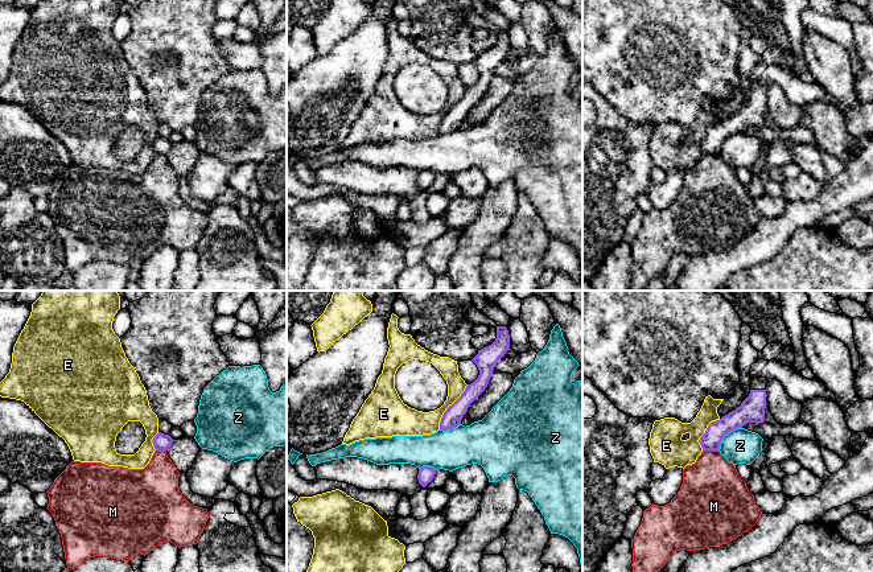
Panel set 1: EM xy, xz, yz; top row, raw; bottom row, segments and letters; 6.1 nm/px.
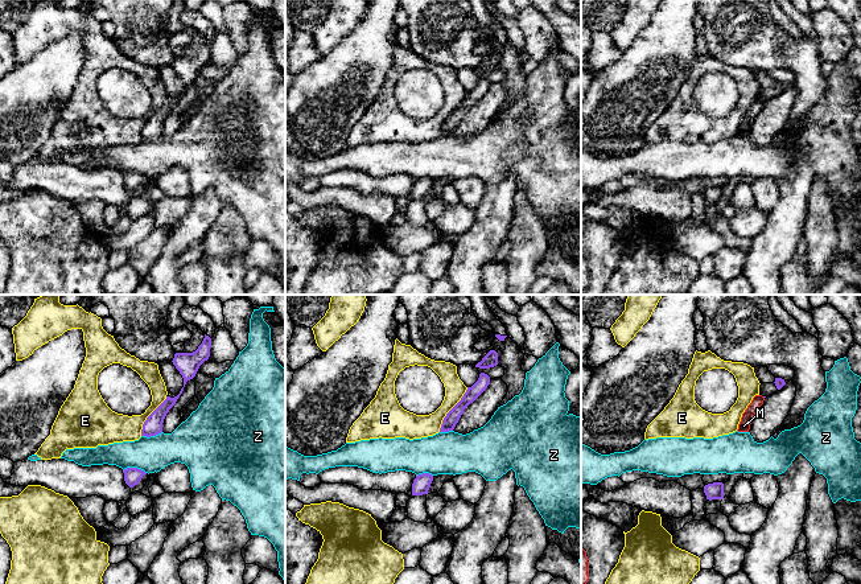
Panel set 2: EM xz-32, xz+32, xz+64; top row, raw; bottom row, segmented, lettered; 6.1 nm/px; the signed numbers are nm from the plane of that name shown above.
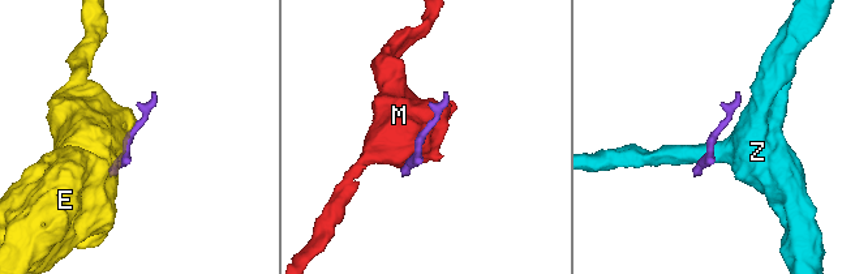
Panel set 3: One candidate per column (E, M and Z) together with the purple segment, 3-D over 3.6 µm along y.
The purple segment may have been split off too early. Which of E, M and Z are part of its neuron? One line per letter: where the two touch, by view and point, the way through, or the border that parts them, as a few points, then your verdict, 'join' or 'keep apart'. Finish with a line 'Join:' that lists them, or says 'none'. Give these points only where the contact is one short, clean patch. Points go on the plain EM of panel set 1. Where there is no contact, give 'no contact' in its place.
E: xz (448, 111) | keep apart
M: yz (711, 153) | along yz (703, 153), (717, 155) | keep apart
Z: yz (725, 138) | along yz (741, 131), (729, 135), (717, 153) | keep apart
Join: none

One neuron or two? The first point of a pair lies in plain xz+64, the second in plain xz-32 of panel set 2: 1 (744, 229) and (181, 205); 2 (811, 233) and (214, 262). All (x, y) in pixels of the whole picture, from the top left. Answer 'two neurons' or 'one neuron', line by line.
1: one neuron
2: one neuron

